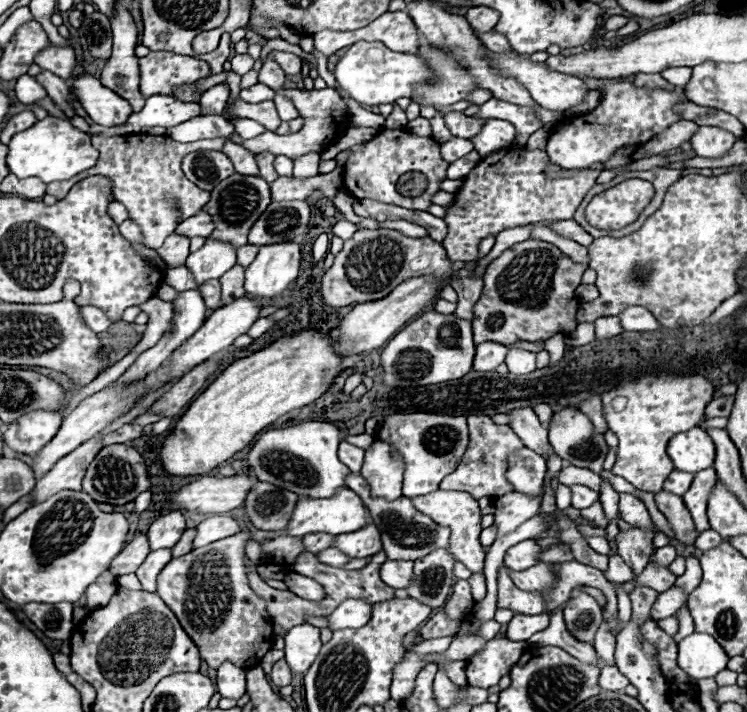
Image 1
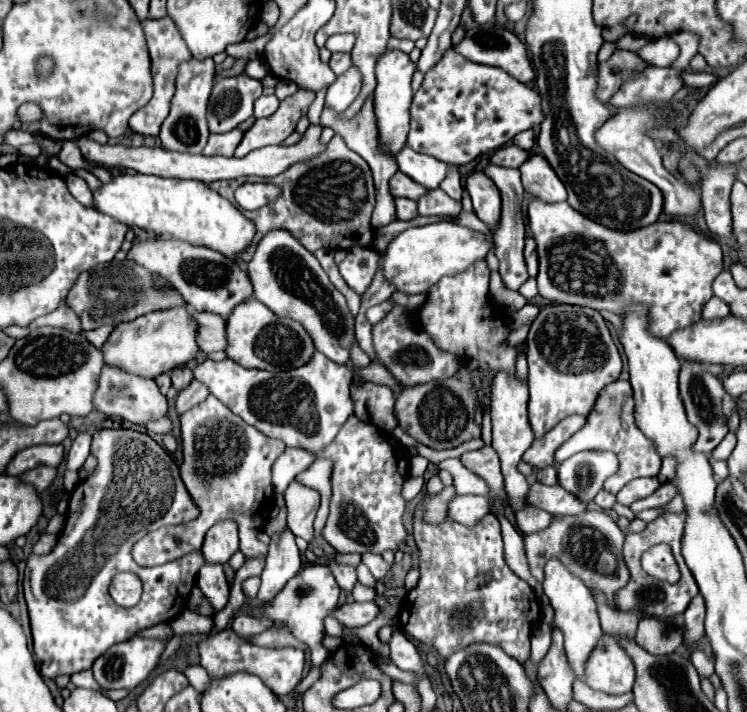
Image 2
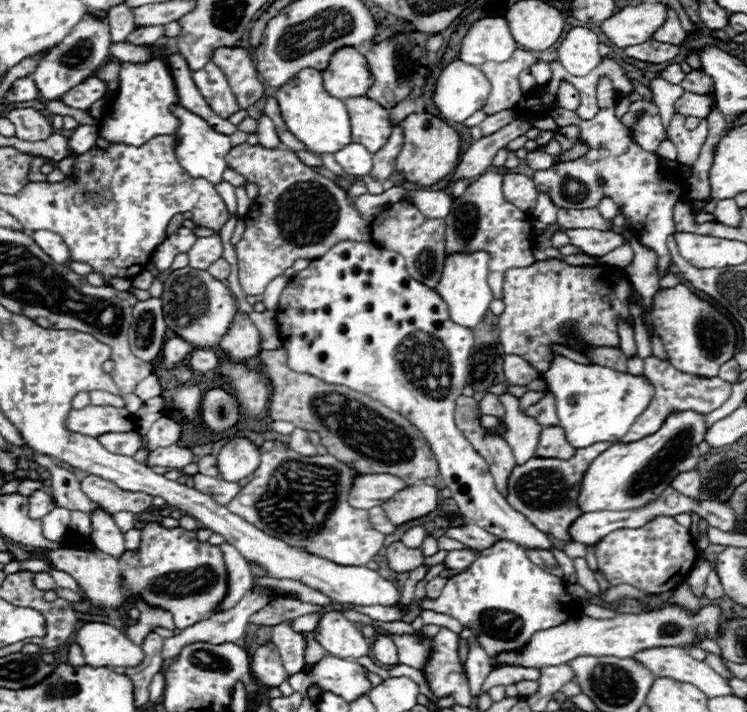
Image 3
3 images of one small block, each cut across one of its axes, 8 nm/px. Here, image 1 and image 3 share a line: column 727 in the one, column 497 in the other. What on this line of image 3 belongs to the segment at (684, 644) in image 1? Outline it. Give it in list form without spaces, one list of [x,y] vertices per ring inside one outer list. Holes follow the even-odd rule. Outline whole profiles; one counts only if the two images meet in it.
[[[666,606],[656,612],[646,614],[618,614],[616,618],[590,618],[576,616],[568,622],[536,632],[528,644],[518,652],[500,652],[494,662],[502,666],[522,666],[522,668],[546,668],[566,664],[578,656],[616,656],[628,658],[640,650],[656,646],[692,646],[694,632],[716,636],[720,616],[720,606],[704,606],[696,616],[688,616],[678,606]]]

